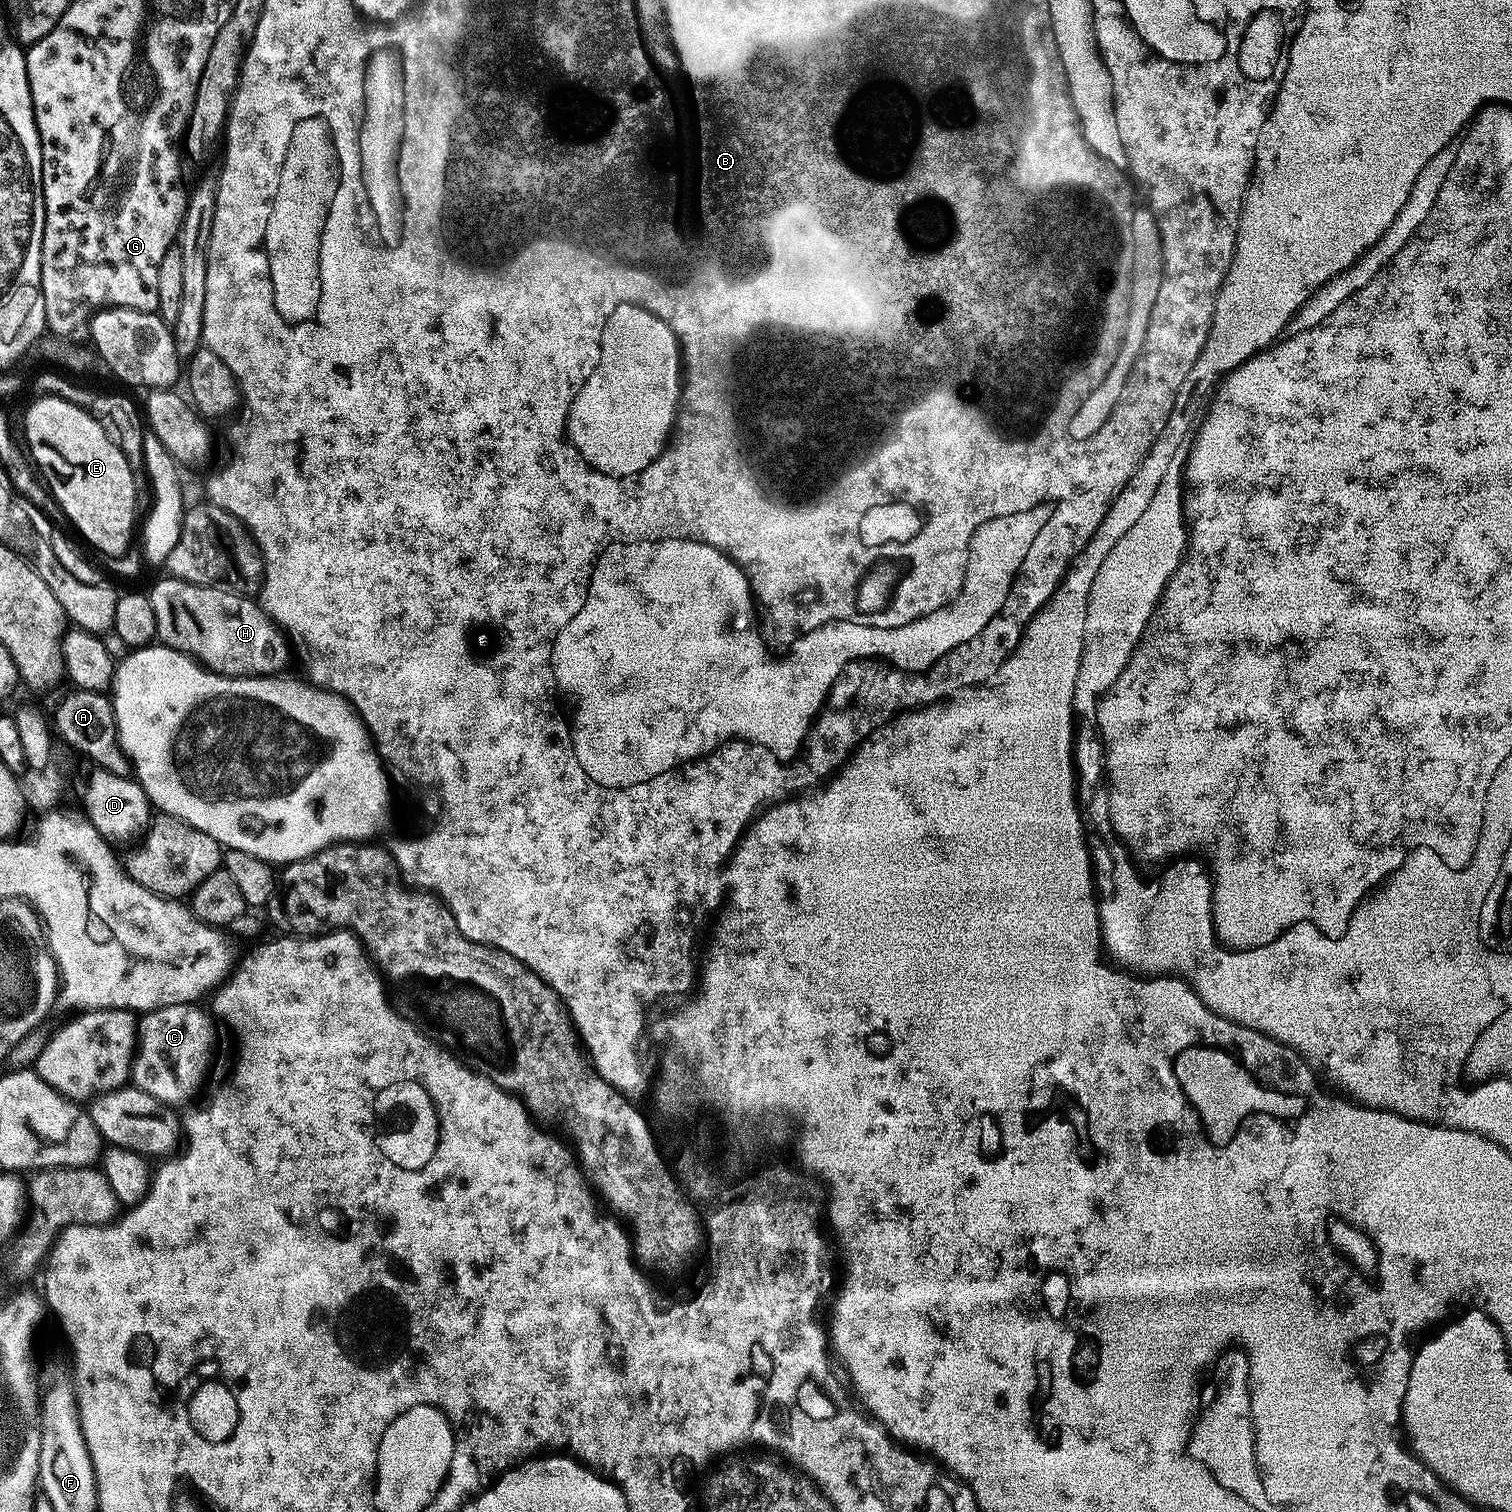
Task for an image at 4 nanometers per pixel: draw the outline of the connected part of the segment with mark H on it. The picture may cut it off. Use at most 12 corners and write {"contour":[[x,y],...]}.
{"contour":[[167,579],[159,643],[221,676],[284,670],[289,641],[255,599]]}

